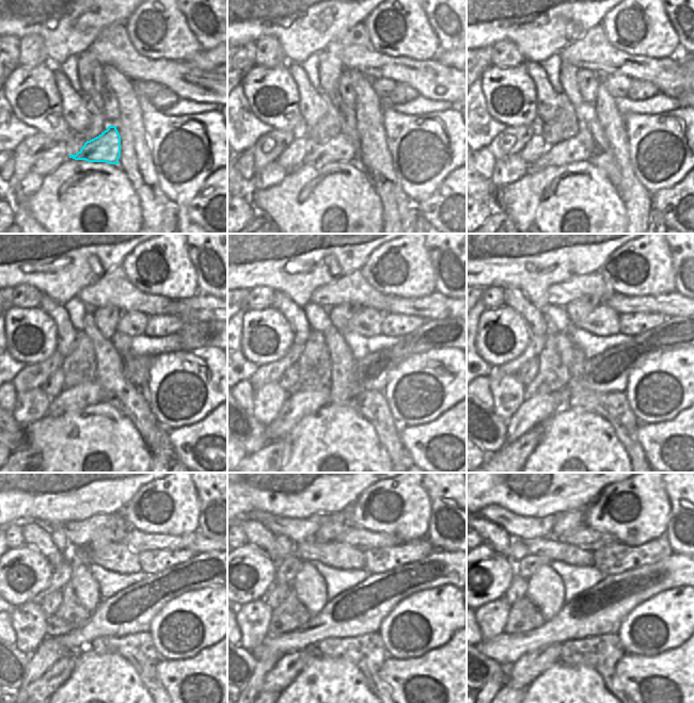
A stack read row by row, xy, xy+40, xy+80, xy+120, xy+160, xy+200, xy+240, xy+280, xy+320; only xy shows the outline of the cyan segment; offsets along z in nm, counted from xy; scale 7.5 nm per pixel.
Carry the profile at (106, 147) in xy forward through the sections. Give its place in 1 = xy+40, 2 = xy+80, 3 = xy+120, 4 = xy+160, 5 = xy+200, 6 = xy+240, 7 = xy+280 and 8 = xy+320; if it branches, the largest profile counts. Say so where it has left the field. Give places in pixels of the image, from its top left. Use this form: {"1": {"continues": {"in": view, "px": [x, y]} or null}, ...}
{"1": {"continues": {"in": "xy+40", "px": [340, 148]}}, "2": {"continues": {"in": "xy+80", "px": [570, 150]}}, "3": {"continues": {"in": "xy+120", "px": [73, 399]}}, "4": {"continues": {"in": "xy+160", "px": [297, 405]}}, "5": {"continues": {"in": "xy+200", "px": [533, 411]}}, "6": {"continues": {"in": "xy+240", "px": [49, 651]}}, "7": {"continues": {"in": "xy+280", "px": [252, 688]}}, "8": {"continues": {"in": "xy+320", "px": [493, 686]}}}

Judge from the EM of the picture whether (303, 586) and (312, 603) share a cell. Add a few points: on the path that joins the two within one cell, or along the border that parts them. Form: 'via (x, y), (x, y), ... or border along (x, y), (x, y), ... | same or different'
via (308, 590), (312, 594), (312, 598) | same

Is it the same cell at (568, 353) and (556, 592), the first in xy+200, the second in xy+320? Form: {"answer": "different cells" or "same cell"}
{"answer": "same cell"}

